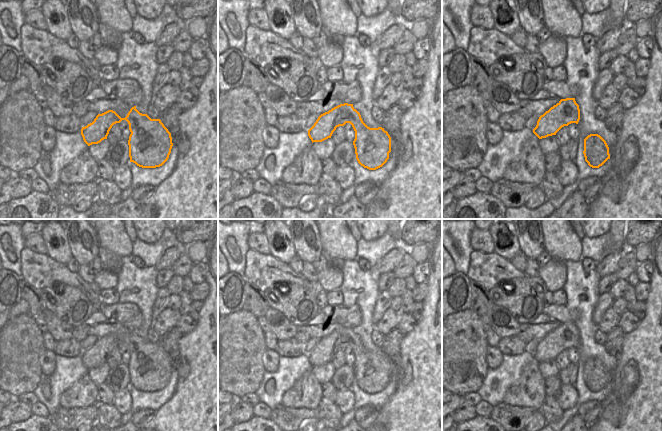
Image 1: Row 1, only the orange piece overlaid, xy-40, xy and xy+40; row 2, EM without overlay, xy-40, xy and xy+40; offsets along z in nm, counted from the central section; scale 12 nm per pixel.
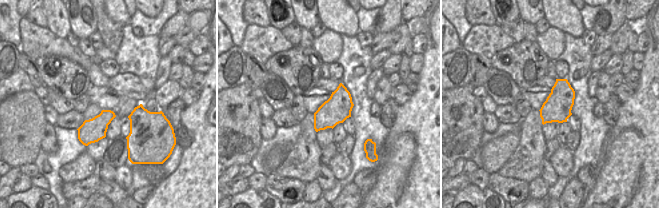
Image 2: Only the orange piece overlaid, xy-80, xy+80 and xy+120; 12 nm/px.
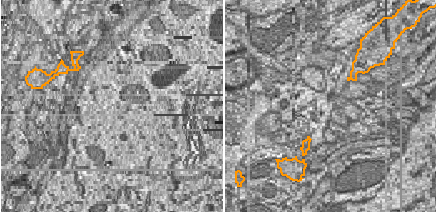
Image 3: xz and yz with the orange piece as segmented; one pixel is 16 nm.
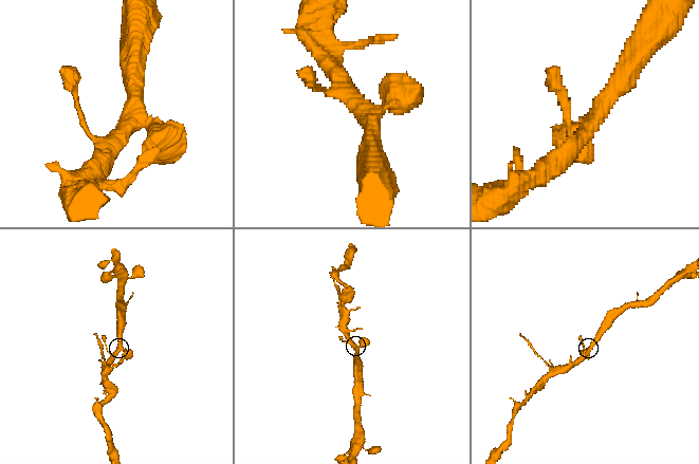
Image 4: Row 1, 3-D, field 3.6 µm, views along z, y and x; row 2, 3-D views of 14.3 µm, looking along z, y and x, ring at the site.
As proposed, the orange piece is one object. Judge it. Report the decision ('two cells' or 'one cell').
one cell

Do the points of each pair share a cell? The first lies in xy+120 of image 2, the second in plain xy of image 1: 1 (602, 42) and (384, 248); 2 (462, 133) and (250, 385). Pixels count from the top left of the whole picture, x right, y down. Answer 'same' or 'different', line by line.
1: different
2: same

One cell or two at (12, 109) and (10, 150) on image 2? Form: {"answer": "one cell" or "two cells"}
{"answer": "one cell"}

